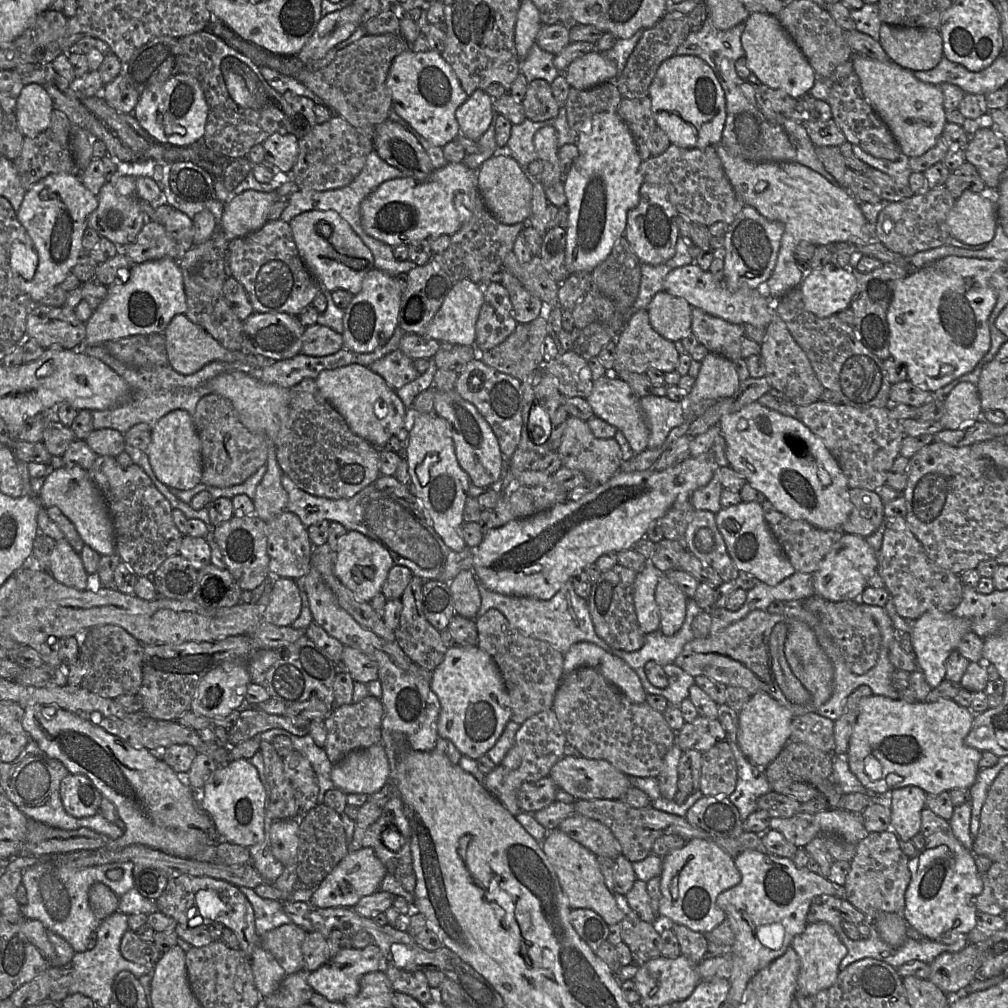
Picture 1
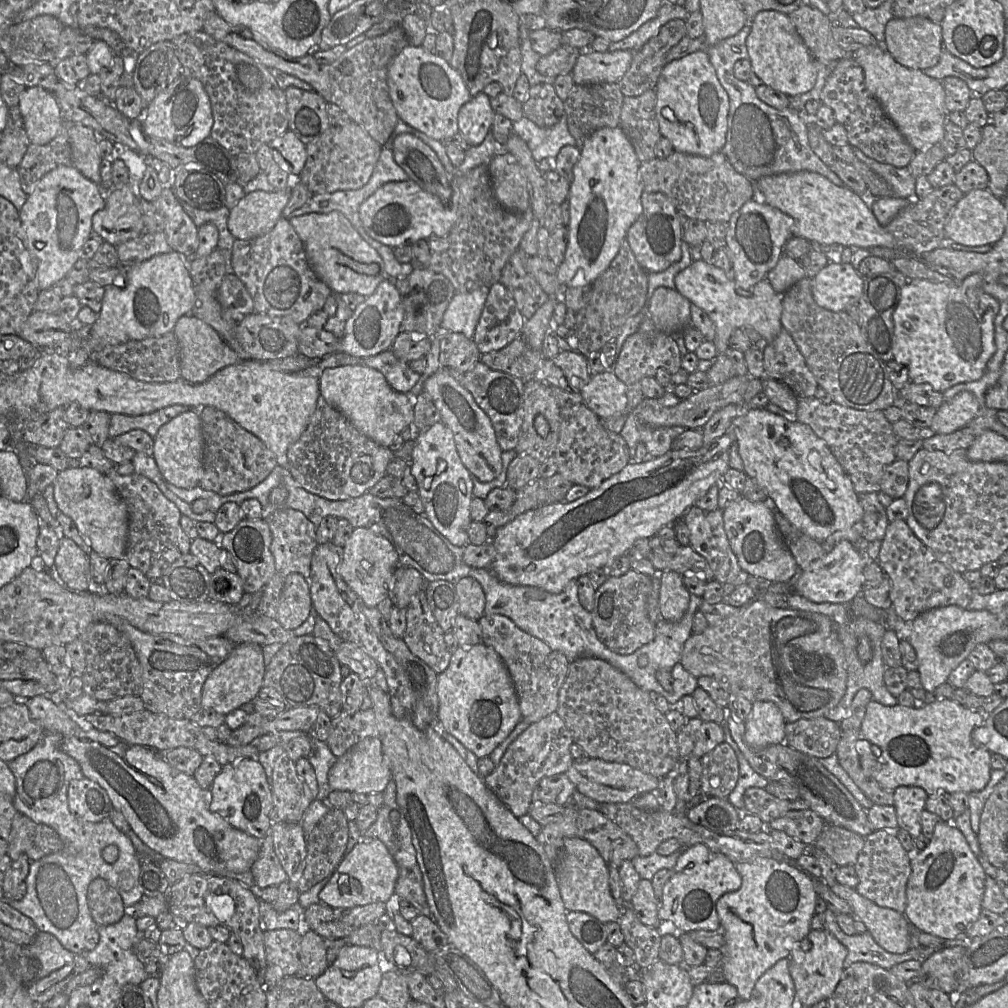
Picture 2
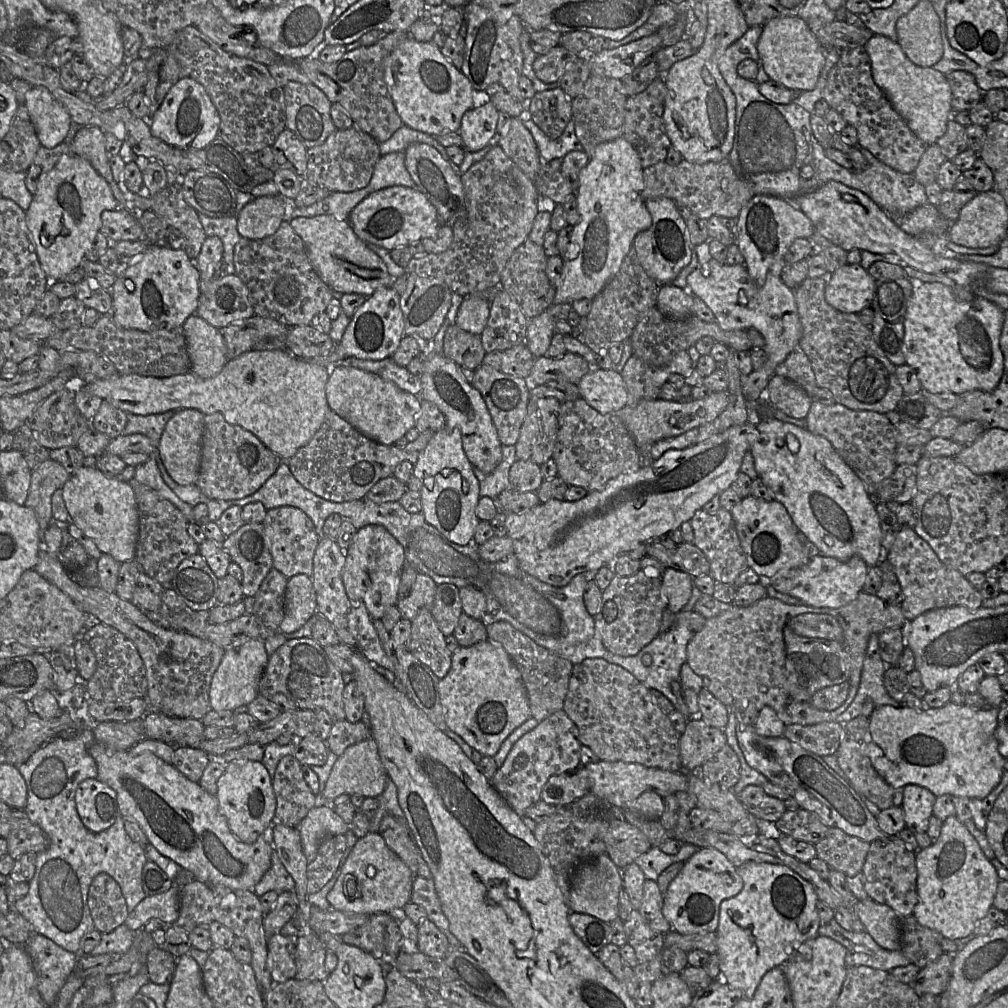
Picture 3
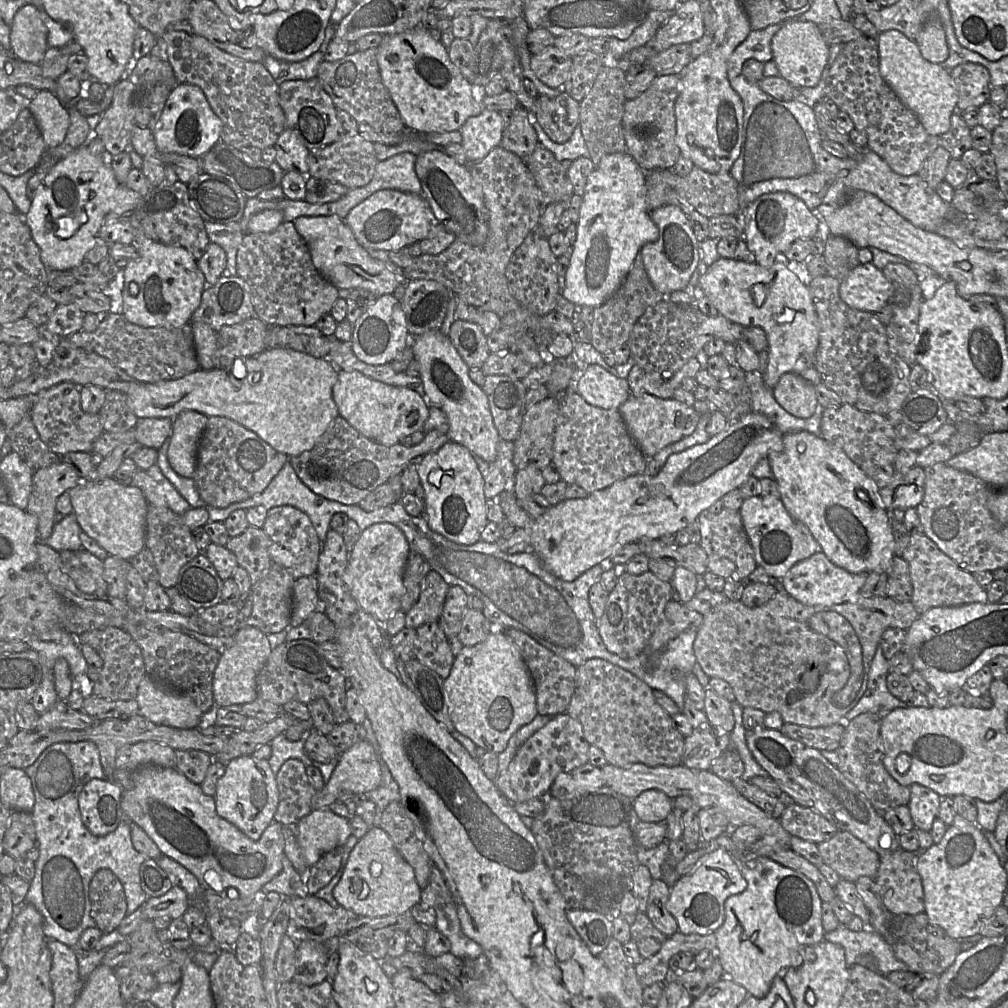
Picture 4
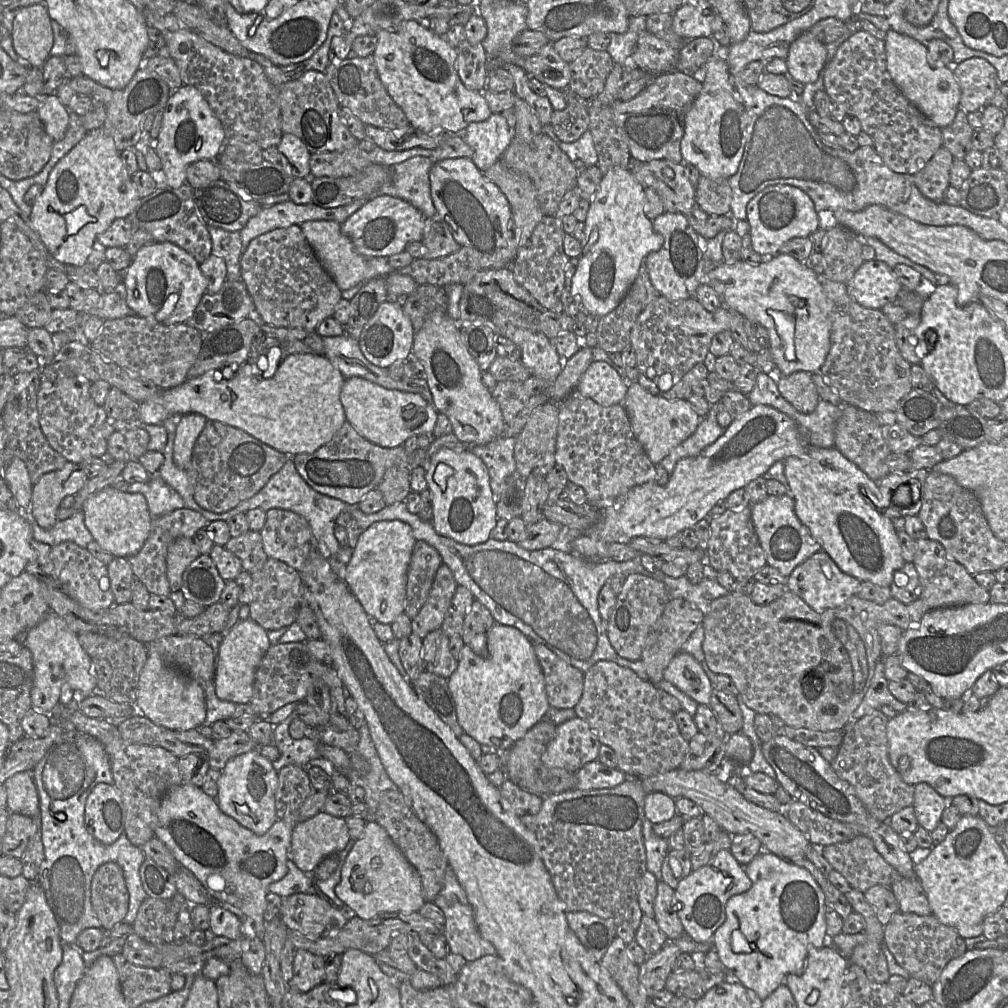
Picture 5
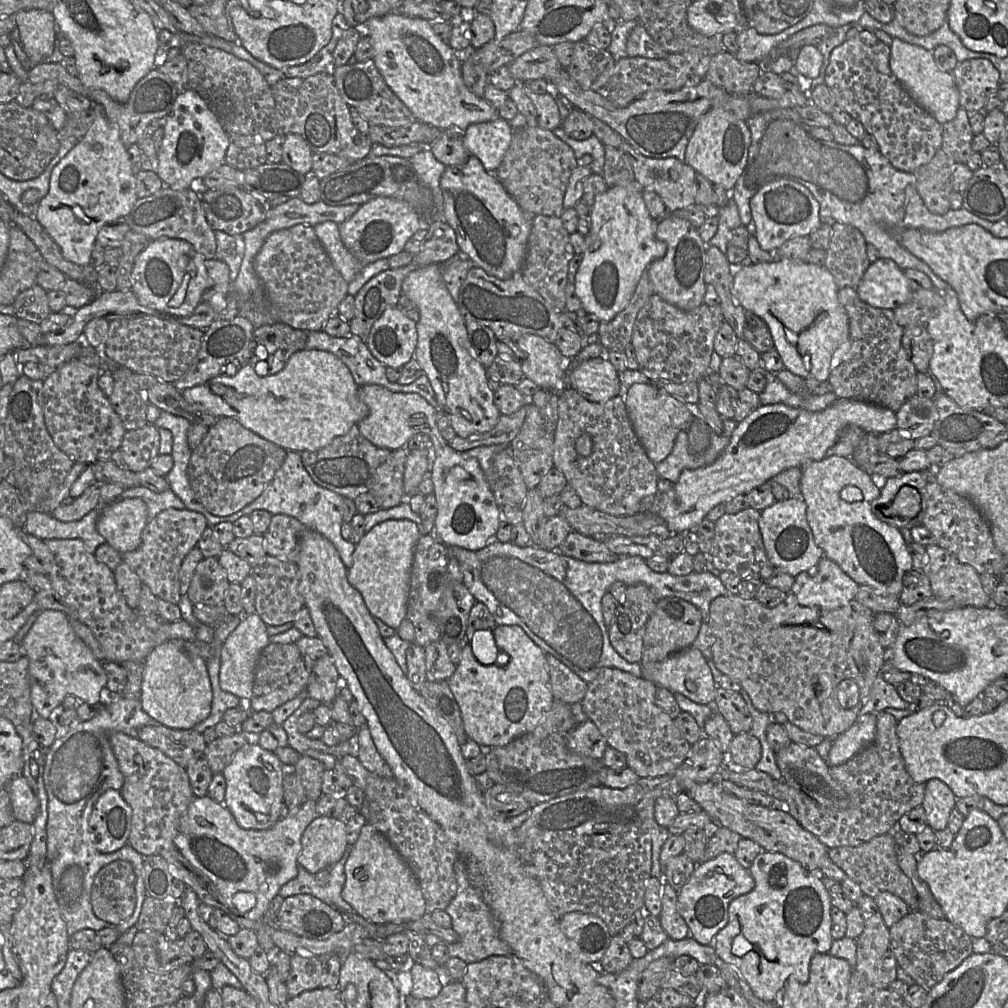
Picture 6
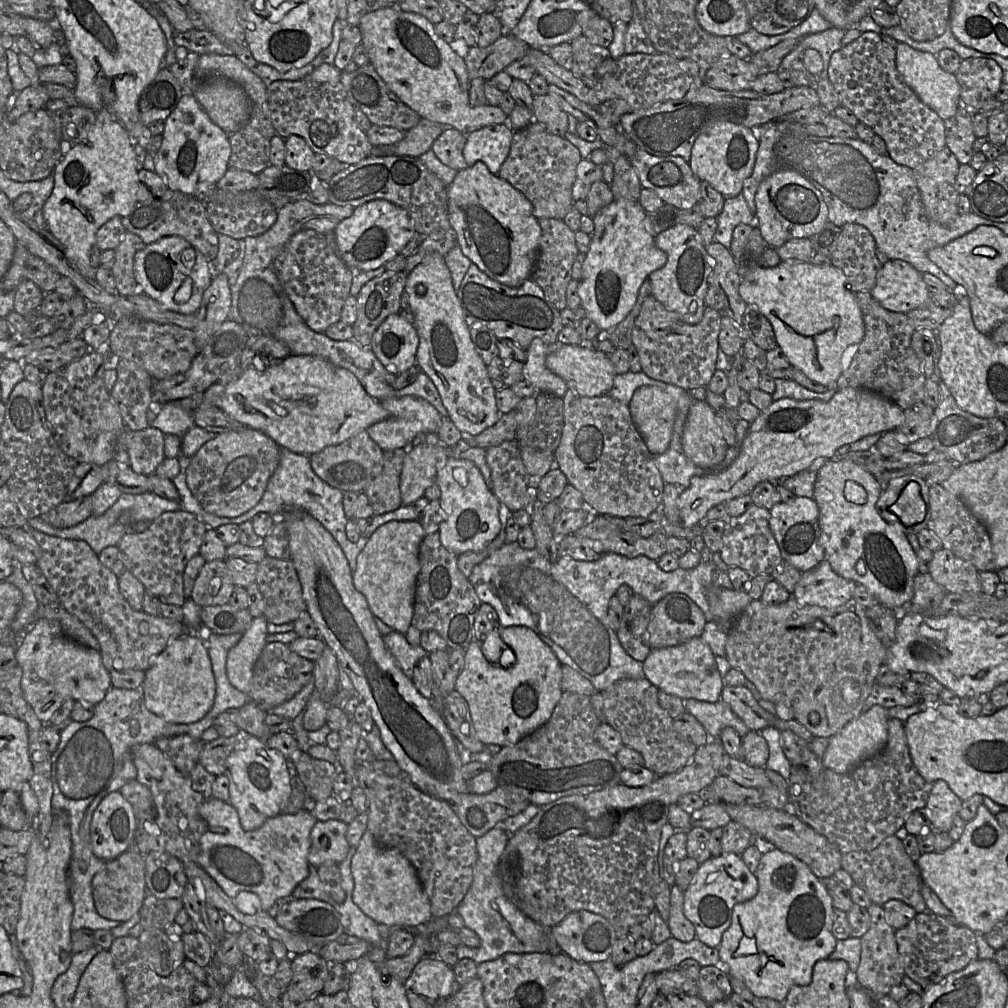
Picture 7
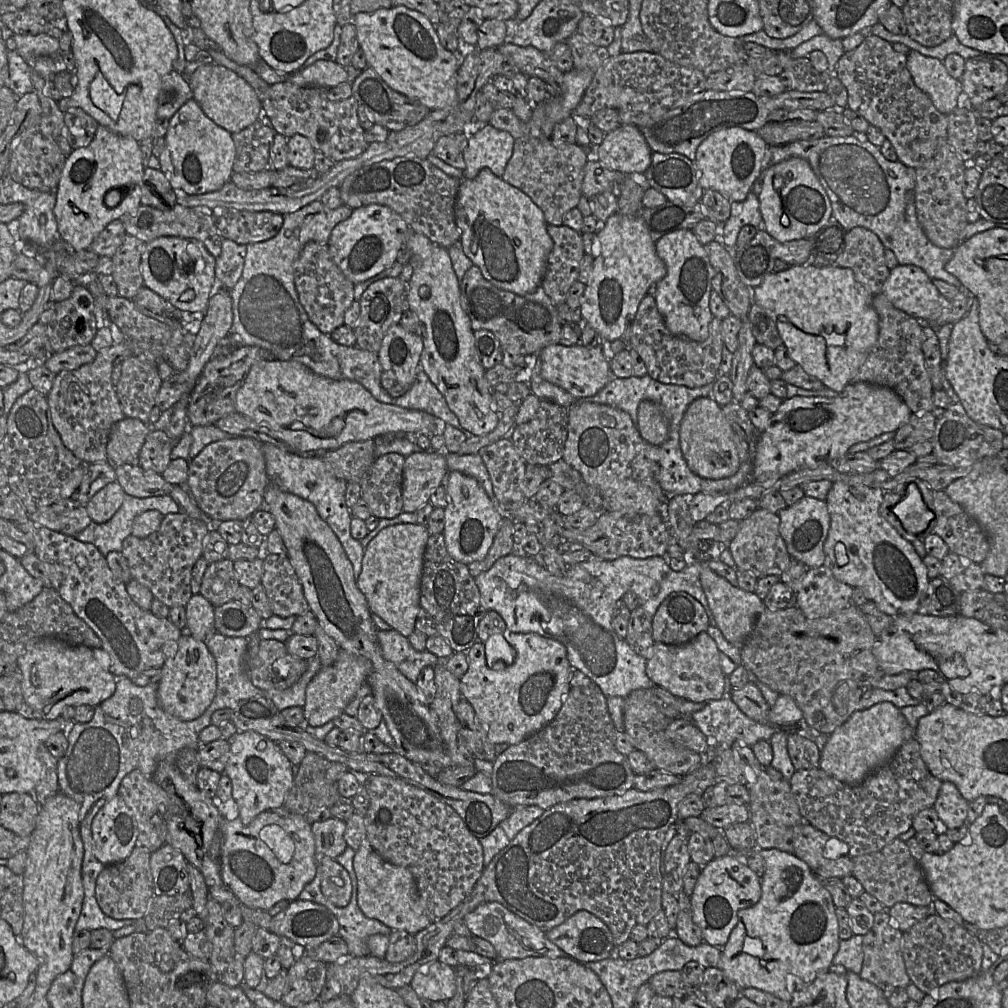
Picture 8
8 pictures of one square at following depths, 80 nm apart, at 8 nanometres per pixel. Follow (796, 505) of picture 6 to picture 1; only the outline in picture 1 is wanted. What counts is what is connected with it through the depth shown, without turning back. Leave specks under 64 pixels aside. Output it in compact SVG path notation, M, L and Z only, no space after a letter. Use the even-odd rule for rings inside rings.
M741 501L736 505L722 508L715 514L715 518L728 554L739 571L752 574L769 586L779 584L796 572L772 534L760 503Z

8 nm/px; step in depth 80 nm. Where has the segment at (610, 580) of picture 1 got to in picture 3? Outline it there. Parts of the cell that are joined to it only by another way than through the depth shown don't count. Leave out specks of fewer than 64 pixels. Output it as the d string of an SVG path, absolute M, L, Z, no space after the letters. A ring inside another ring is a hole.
M642 570L632 576L616 576L602 591L600 610L594 616L595 630L607 650L623 657L635 656L660 633L667 598L660 577L652 577Z

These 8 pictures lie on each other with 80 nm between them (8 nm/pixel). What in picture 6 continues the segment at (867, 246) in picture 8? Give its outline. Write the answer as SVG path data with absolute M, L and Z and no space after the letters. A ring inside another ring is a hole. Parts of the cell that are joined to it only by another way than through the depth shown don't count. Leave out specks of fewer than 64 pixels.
M834 223L829 247L826 250L825 267L832 274L838 288L849 286L856 289L871 262L866 253L867 242L861 232L850 225Z

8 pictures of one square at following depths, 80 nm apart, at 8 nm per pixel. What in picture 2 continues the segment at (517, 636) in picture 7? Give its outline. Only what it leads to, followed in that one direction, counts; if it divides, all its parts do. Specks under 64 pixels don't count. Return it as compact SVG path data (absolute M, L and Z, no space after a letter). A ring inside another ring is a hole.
M481 643L458 648L452 653L449 665L437 676L438 715L443 728L478 758L489 756L521 720L516 691L510 675L497 652Z

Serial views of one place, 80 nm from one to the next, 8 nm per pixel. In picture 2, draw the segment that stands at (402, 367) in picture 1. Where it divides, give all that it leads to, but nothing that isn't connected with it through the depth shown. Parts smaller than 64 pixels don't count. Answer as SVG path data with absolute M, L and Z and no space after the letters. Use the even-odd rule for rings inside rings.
M391 348L362 358L362 365L380 371L395 391L405 394L410 392L421 377L410 368L408 363L399 360Z

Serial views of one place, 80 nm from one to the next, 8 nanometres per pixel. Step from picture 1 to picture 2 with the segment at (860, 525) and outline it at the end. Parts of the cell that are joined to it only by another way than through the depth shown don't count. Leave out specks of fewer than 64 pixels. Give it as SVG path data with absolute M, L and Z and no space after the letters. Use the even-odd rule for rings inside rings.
M868 492L858 494L859 502L863 508L862 541L880 540L885 536L889 525L885 507L878 498L878 493Z

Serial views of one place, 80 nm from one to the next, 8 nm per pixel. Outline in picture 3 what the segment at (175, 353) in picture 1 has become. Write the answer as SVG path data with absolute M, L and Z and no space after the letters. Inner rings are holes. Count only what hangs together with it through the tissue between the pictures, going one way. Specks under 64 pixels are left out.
M195 314L186 319L182 328L191 360L191 372L202 379L216 376L229 361L221 330Z

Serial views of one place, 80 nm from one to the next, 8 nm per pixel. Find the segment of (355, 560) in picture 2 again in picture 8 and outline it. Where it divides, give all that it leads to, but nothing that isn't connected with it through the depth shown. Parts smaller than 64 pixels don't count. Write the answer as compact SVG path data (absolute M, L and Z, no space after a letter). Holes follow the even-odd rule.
M400 523L383 528L365 547L362 571L356 579L356 584L366 597L370 610L389 624L392 630L407 638L416 630L415 622L420 610L424 553L429 537L427 527L419 523Z

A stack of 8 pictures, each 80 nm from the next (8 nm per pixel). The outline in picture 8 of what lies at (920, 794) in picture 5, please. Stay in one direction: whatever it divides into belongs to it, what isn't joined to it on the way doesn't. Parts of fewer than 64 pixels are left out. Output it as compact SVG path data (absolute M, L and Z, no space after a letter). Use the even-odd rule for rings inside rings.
M944 781L933 809L947 829L954 829L966 824L968 805L969 802L963 798L957 787Z

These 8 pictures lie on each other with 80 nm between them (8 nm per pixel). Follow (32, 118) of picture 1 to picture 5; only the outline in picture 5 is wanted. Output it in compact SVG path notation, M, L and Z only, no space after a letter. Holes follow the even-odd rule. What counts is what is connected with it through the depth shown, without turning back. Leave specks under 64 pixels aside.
M55 94L41 97L36 112L54 143L62 140L68 128L70 115L69 109L59 98Z

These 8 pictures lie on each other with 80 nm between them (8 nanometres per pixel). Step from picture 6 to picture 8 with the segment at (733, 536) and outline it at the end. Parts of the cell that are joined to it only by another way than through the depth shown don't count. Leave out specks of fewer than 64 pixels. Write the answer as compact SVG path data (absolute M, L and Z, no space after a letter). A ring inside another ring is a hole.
M761 508L740 521L738 532L728 546L738 569L749 571L757 578L780 576L787 569L792 557L779 532L779 523L778 514Z

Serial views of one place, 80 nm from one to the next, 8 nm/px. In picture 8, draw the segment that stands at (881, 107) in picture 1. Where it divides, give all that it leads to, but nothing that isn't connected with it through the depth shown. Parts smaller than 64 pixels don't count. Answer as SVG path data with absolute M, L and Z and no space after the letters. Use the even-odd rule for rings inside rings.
M910 50L906 66L915 85L930 97L940 113L949 115L964 104L961 82L948 74L943 61Z

